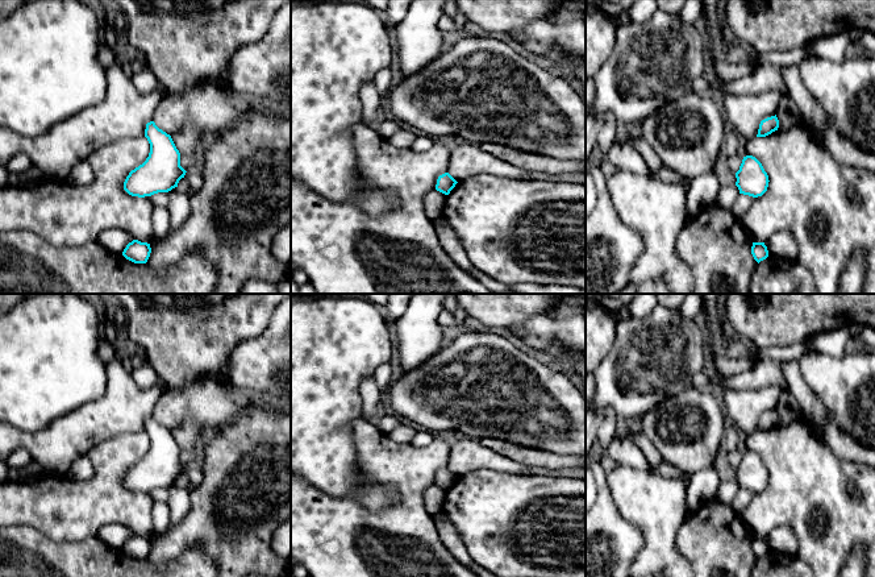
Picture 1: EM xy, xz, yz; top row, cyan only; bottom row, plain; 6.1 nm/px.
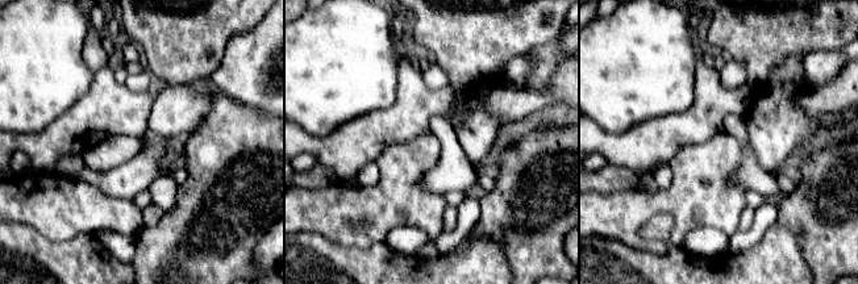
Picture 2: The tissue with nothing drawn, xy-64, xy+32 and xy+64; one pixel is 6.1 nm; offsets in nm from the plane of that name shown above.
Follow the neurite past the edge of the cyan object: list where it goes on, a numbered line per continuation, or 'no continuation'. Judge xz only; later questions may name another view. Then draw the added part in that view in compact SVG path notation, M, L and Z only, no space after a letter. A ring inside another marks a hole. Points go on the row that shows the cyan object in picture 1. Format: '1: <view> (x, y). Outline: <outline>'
no continuation

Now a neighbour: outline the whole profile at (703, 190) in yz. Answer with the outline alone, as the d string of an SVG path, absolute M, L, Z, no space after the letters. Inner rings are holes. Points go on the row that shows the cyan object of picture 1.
M714 171L696 177L687 183L687 217L700 211L704 206L716 200L721 190L720 180Z

